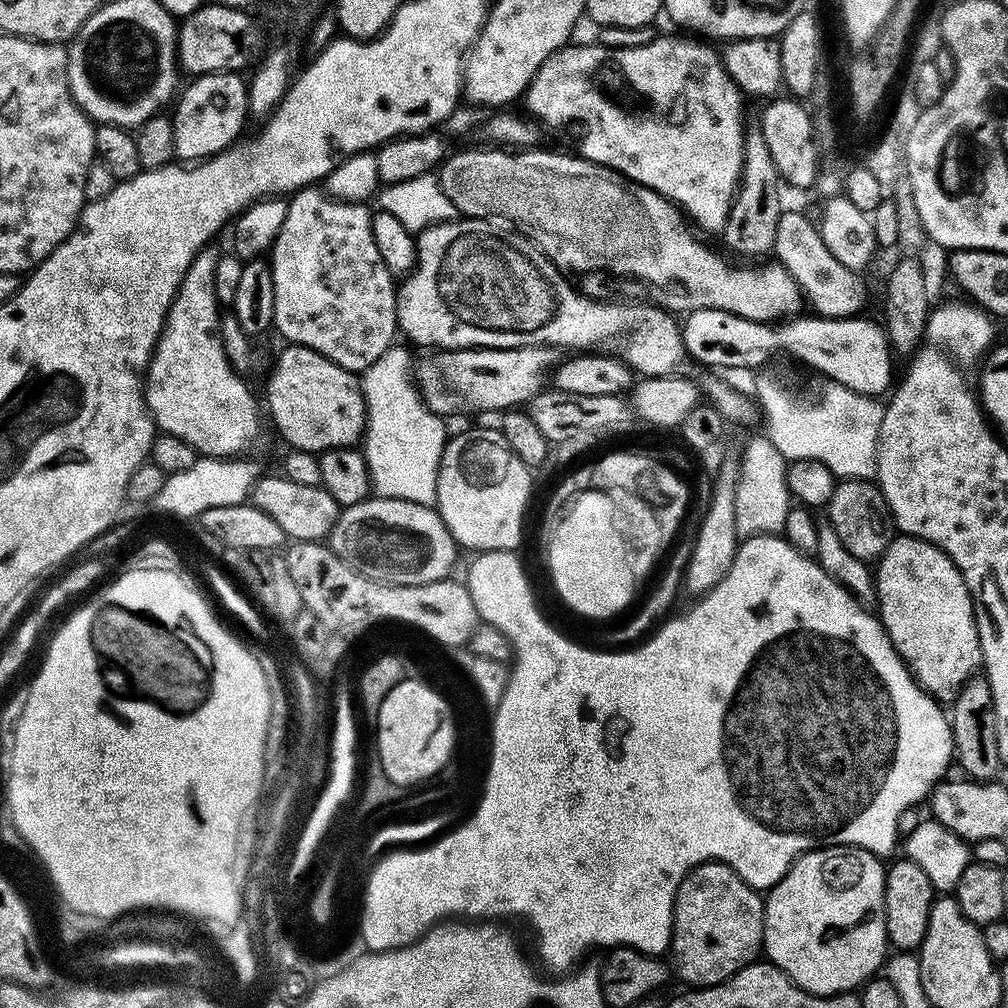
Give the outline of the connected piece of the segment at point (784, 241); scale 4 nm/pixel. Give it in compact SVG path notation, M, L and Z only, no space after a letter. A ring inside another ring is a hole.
M785 209L781 211L778 227L775 230L773 257L777 263L794 278L801 291L801 297L813 307L815 315L828 319L844 319L859 315L864 304L864 294L855 278L855 271L842 265L827 250L822 242L817 225L800 212Z

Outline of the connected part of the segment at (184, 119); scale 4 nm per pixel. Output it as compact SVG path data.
M235 71L206 72L195 77L193 84L184 88L184 97L176 104L176 113L171 113L172 129L174 130L175 155L181 156L184 162L200 162L205 158L211 158L217 152L231 148L237 141L240 130L244 126L244 116L248 111L248 90L245 81L240 81Z

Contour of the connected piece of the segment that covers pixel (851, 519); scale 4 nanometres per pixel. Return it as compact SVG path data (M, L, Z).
M841 479L832 489L826 510L826 519L832 524L846 551L865 562L880 559L890 539L890 513L884 495L872 480Z

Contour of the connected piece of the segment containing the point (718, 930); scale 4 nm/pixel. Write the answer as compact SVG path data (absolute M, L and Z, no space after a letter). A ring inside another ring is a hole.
M719 862L699 864L685 876L676 891L676 904L672 908L672 942L670 956L676 959L674 972L693 989L708 988L728 980L738 970L761 955L764 947L764 902L765 897L751 888L730 865Z

